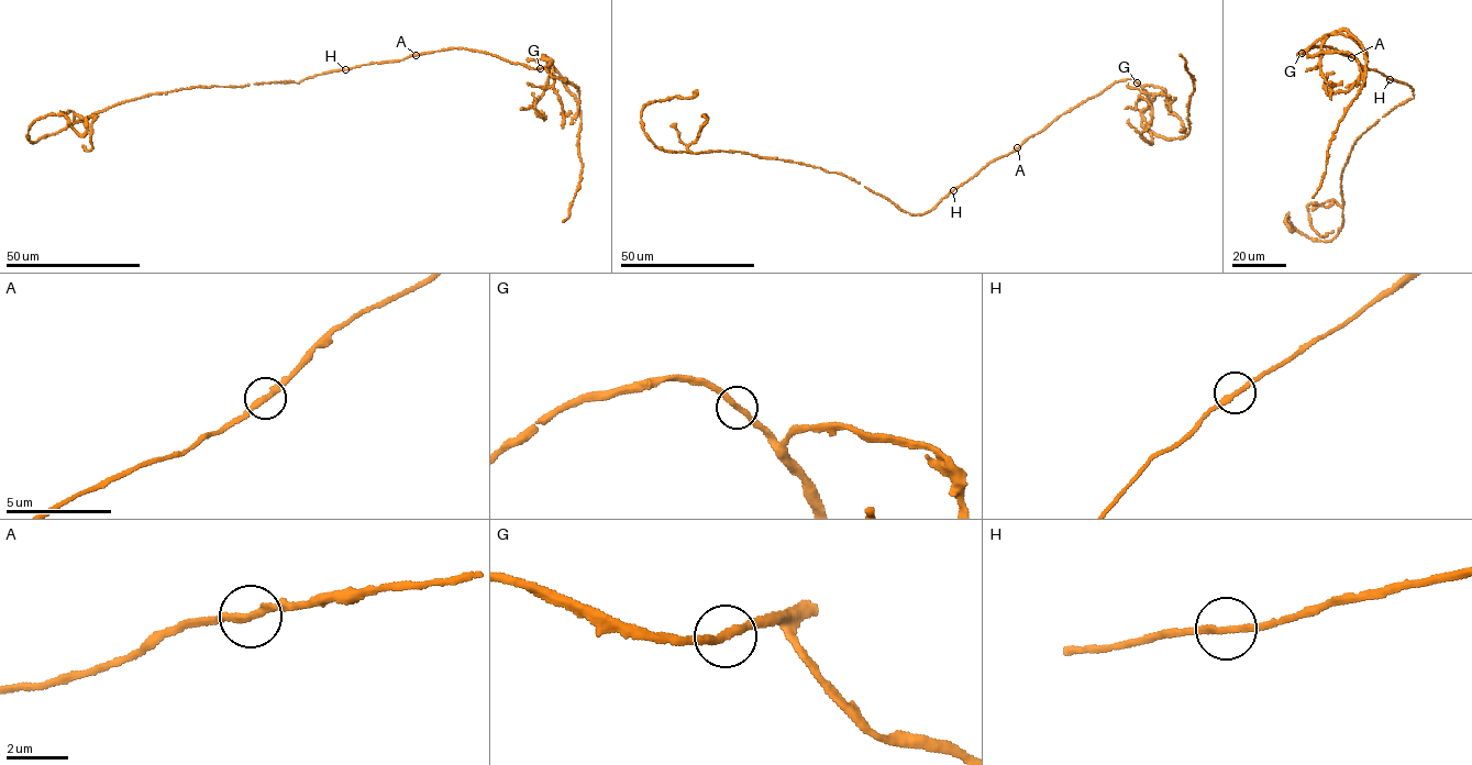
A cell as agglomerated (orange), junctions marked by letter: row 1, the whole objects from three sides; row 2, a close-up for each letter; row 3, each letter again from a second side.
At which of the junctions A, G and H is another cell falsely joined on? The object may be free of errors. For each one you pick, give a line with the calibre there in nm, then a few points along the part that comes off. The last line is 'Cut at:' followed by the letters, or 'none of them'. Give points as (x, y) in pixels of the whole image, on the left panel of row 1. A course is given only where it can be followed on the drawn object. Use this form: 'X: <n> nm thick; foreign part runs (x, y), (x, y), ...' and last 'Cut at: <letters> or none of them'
Cut at: none of them

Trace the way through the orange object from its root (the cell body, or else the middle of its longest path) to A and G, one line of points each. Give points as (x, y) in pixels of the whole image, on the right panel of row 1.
A: (1389, 78), (1362, 67), (1352, 57)
G: (1389, 78), (1326, 45), (1313, 46), (1302, 53)

